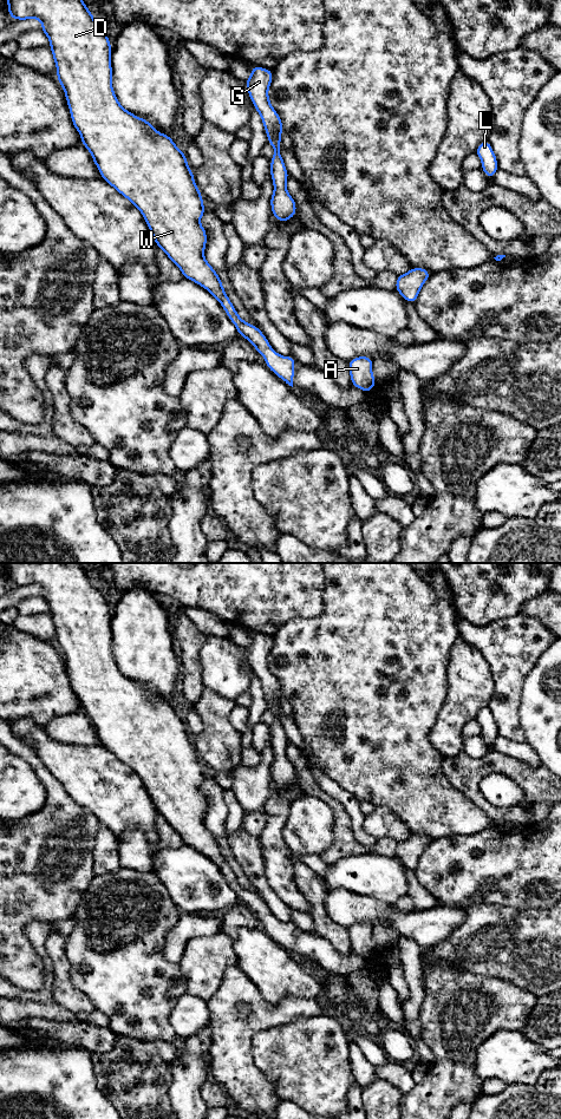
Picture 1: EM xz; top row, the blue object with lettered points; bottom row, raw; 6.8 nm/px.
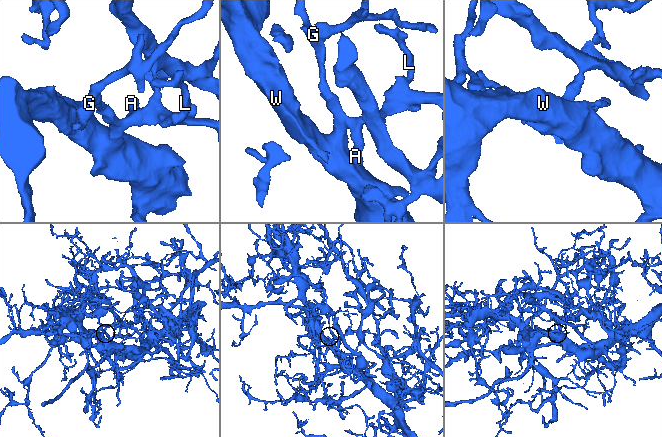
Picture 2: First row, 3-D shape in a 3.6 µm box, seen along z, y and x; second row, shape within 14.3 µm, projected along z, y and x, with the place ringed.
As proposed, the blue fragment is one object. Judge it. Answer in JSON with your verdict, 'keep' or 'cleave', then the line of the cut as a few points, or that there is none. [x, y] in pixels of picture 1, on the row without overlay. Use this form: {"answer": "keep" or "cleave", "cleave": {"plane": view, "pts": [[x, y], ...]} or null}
{"answer": "keep", "cleave": null}

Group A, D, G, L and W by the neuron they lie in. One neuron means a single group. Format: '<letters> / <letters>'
A D G L W

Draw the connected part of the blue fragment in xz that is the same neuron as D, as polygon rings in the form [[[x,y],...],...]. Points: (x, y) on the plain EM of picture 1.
[[[81,563],[5,564],[12,585],[41,588],[41,597],[50,607],[57,646],[65,657],[72,691],[81,704],[81,711],[90,718],[102,746],[142,779],[157,813],[180,835],[185,845],[215,863],[240,903],[247,905],[259,922],[265,923],[266,932],[272,938],[293,954],[296,927],[276,920],[256,892],[239,883],[217,839],[204,825],[207,798],[200,786],[206,776],[184,719],[170,702],[158,699],[146,686],[135,682],[119,670],[112,654],[112,614],[107,600],[93,585]]]

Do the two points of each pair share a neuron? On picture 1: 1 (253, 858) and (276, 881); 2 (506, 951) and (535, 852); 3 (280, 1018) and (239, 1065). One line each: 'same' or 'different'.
1: different
2: different
3: same

